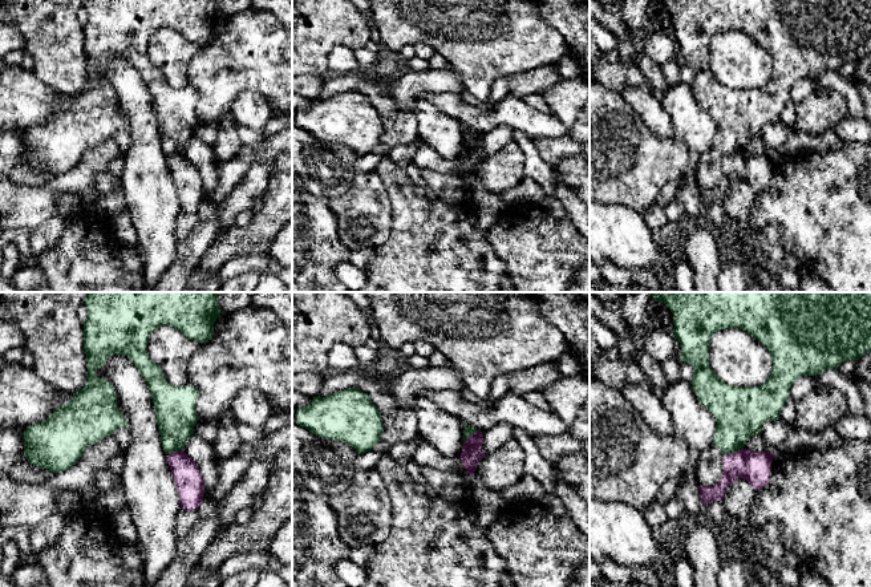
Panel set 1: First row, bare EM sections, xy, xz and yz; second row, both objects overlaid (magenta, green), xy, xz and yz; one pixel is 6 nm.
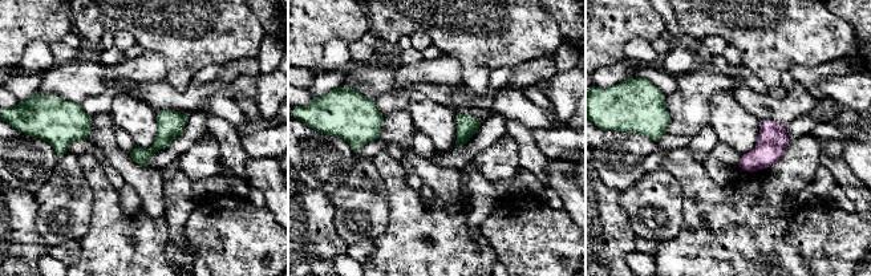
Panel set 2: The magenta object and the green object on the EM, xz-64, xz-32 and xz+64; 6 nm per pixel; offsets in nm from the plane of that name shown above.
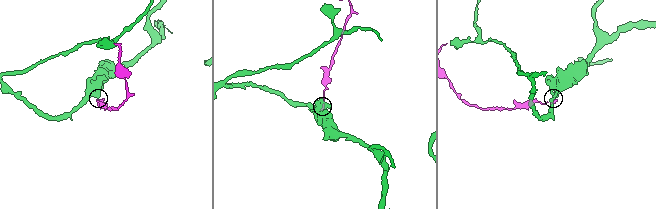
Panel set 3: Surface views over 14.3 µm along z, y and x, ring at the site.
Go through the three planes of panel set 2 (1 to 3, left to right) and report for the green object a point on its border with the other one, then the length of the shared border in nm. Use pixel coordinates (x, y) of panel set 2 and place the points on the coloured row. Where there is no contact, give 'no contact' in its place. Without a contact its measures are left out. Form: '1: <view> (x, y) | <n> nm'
1: no contact
2: no contact
3: no contact

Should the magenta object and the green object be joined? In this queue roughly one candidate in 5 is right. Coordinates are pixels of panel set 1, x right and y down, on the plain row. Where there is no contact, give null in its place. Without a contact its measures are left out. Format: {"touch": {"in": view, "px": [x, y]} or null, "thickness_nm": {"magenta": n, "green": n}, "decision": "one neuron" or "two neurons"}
{"touch": {"in": "yz", "px": [734, 154]}, "thickness_nm": {"magenta": 190, "green": 300}, "decision": "two neurons"}

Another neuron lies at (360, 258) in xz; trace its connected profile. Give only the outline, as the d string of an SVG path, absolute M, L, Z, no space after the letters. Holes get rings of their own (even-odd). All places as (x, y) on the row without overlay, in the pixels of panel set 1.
M366 247L362 250L352 251L348 262L358 268L365 270L366 264L370 262L373 255L374 255L374 248Z

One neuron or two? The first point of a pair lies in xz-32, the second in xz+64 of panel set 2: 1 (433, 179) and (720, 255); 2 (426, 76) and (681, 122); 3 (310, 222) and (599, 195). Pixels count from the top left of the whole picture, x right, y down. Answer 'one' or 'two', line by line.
1: two
2: one
3: one

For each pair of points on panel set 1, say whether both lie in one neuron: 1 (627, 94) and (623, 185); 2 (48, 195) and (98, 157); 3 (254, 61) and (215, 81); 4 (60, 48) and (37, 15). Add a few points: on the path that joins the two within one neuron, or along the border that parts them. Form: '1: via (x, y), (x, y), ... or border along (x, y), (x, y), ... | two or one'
1: border along (619, 92), (647, 125) | two
2: via (60, 185), (73, 182), (86, 169) | one
3: via (244, 69), (239, 75), (225, 75) | one
4: via (55, 40), (51, 28), (45, 23) | one

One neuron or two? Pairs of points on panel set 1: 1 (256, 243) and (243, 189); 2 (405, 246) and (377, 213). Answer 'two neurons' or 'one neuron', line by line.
1: two neurons
2: two neurons

